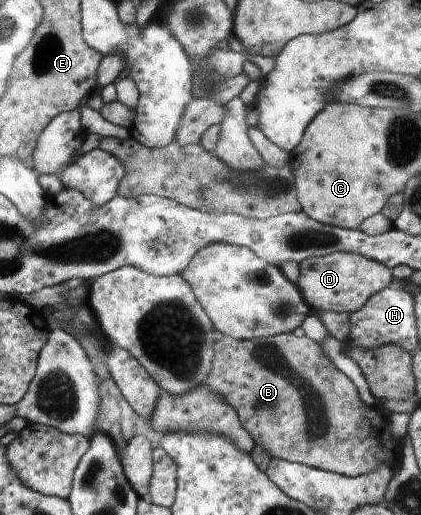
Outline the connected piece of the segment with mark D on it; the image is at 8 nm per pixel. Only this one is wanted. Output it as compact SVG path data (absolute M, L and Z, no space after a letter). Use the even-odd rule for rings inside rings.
M353 252L308 257L298 264L300 274L295 285L300 288L305 301L317 311L352 314L361 309L373 294L396 284L392 268Z

